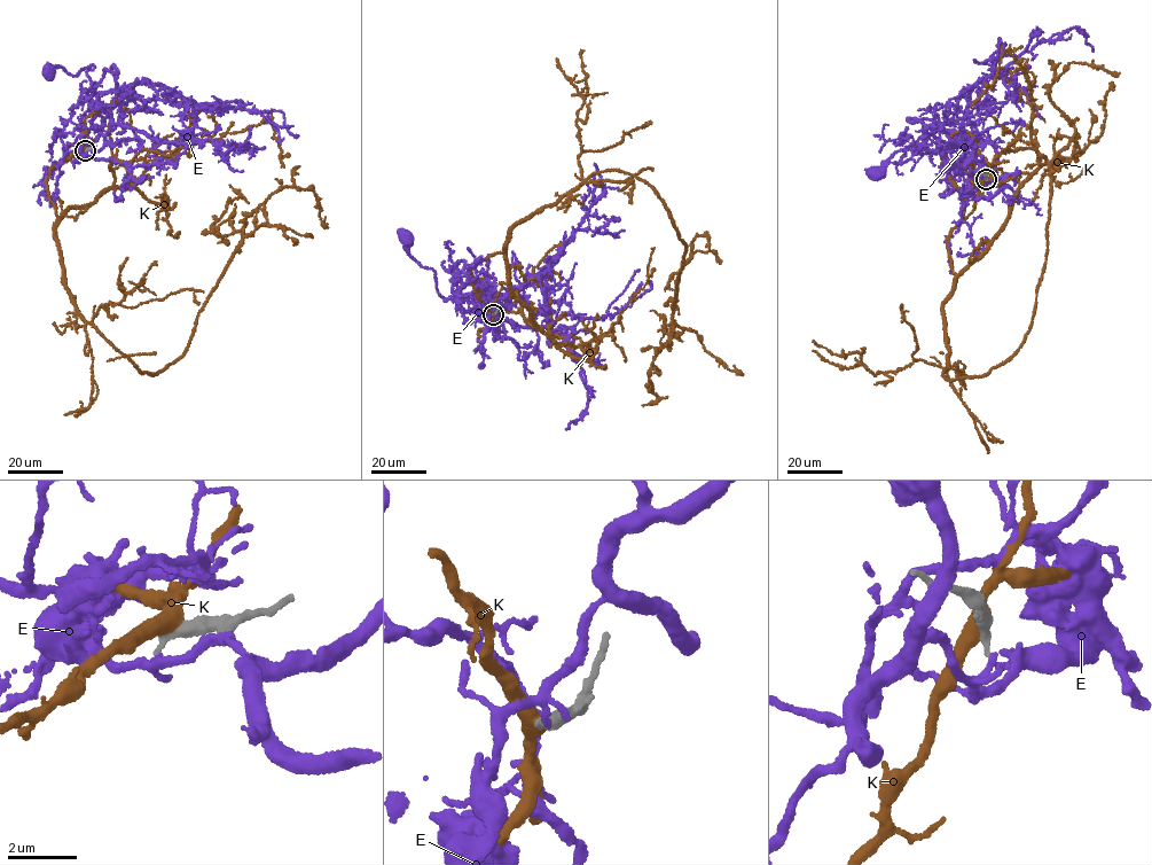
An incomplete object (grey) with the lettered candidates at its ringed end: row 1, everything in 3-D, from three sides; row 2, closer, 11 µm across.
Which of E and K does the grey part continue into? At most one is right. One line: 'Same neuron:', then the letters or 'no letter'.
Same neuron: no letter

